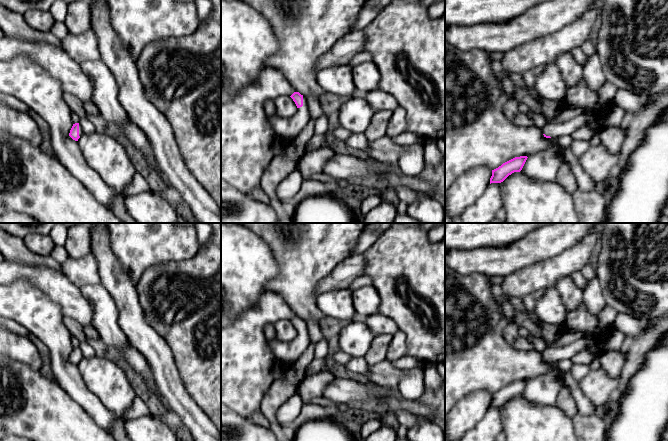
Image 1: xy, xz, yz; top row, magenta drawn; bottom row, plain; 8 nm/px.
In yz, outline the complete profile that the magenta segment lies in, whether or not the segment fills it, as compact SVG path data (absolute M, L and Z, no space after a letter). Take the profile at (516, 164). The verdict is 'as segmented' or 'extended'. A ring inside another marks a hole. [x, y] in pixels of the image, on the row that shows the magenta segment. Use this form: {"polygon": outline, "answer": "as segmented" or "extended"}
{"polygon": "M527 156L515 157L498 168L492 170L491 183L501 183L514 172L520 172L527 160Z", "answer": "as segmented"}

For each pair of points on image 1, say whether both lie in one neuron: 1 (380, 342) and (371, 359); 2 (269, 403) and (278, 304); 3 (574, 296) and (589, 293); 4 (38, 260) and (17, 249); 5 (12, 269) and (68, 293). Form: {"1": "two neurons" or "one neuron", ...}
{"1": "one neuron", "2": "two neurons", "3": "two neurons", "4": "one neuron", "5": "one neuron"}

